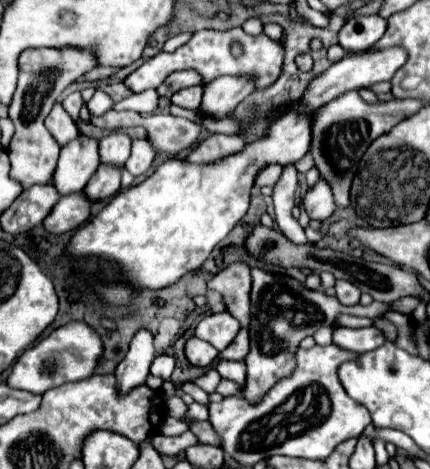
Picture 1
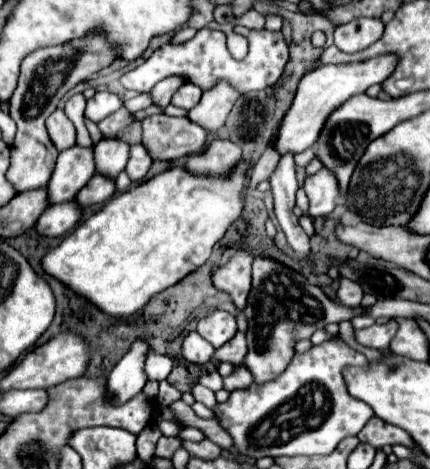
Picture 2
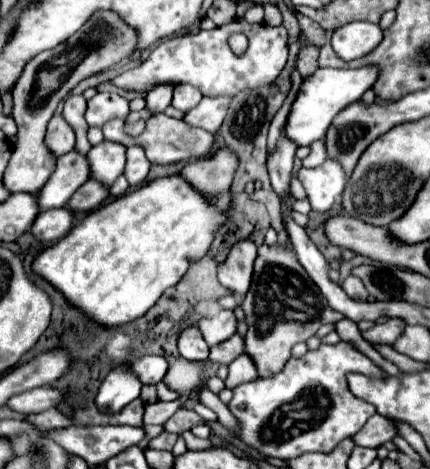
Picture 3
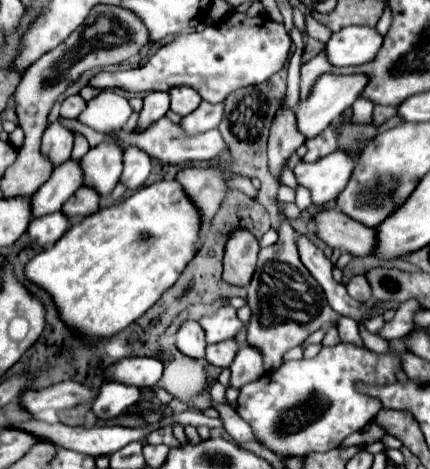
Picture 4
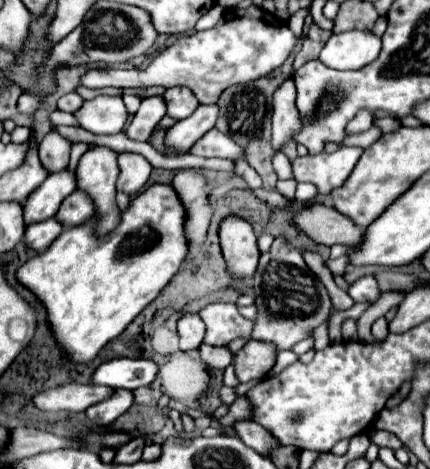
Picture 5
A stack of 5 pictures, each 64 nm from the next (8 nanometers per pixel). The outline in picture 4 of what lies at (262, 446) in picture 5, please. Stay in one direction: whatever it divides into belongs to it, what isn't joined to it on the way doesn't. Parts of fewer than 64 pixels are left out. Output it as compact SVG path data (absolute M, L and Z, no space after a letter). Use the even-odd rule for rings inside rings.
M212 400L212 408L218 410L224 430L232 436L232 440L236 440L236 444L252 440L252 428L248 428L248 424L244 424L244 420L240 420L240 416L236 414L236 410L230 404L218 404Z

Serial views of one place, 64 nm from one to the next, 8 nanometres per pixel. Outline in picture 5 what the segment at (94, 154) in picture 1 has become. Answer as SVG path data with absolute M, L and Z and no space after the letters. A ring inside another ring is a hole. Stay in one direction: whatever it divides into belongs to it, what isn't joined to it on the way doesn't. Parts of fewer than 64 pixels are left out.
M68 168L62 172L50 174L36 192L28 196L24 202L24 220L26 224L34 224L46 218L56 216L62 200L76 190L76 172Z

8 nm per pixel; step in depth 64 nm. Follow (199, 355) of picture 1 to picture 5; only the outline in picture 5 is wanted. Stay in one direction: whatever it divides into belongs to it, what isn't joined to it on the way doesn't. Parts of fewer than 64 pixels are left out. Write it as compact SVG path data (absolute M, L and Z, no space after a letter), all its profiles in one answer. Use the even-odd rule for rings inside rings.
M184 314L178 320L178 336L180 336L180 350L190 352L198 350L204 340L204 322L198 314Z

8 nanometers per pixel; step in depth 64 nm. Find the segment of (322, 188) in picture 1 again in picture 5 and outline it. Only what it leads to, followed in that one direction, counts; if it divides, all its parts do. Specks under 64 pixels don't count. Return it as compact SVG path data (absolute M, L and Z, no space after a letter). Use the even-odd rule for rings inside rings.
M340 146L336 152L322 152L316 156L296 158L292 162L296 182L310 182L318 188L320 196L330 194L340 188L356 166L362 148Z

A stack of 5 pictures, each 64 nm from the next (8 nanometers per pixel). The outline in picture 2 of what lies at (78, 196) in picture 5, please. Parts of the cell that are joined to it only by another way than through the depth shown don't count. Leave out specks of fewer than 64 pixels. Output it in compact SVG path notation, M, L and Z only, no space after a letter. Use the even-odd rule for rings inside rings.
M94 174L92 180L78 192L76 202L82 206L90 206L90 204L102 204L108 198L112 198L116 192L116 180L108 178L104 174Z

